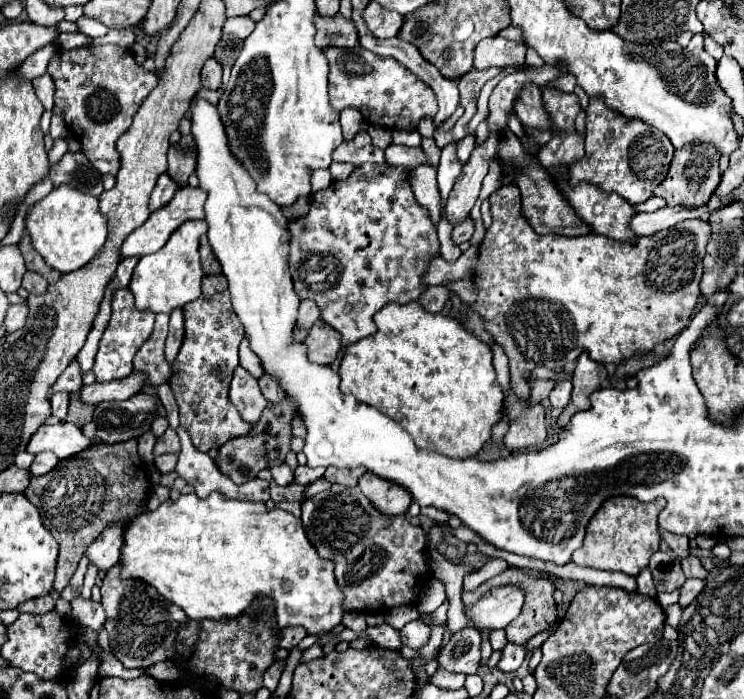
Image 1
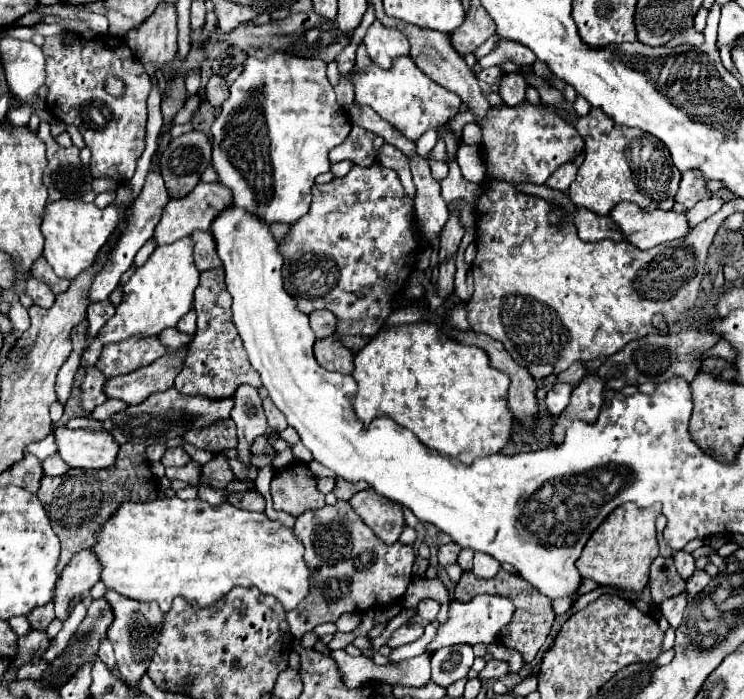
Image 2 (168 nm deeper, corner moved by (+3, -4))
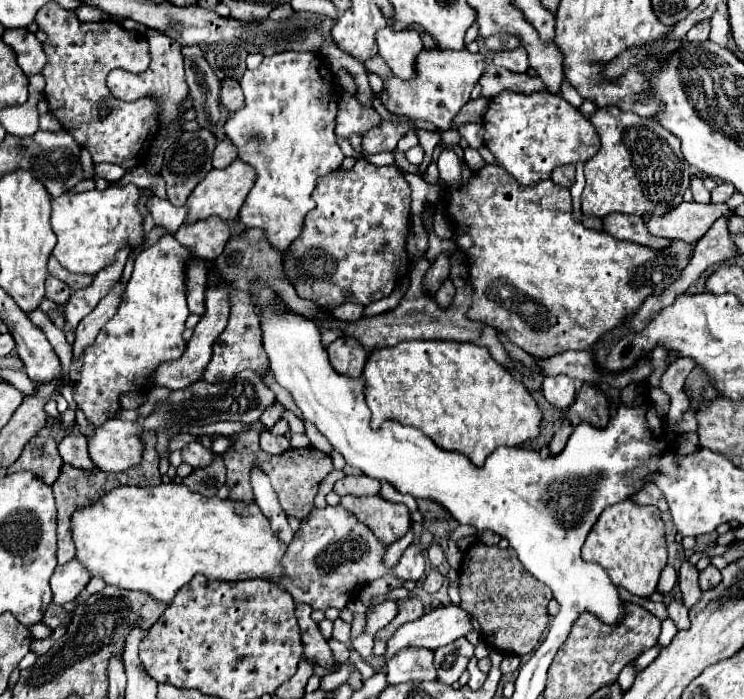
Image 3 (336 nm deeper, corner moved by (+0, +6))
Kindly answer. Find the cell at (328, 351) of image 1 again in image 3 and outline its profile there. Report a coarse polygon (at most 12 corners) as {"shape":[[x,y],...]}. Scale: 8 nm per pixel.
{"shape":[[338,337],[326,351],[332,367],[362,375],[368,353],[358,341]]}

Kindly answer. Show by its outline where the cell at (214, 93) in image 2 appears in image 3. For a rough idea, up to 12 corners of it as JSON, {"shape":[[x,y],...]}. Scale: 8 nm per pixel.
{"shape":[[236,79],[222,81],[220,101],[234,113],[244,105]]}

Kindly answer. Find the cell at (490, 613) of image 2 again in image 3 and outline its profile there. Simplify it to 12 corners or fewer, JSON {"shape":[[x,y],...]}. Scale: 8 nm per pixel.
{"shape":[[458,605],[436,607],[388,639],[384,663],[408,647],[434,651],[472,629]]}

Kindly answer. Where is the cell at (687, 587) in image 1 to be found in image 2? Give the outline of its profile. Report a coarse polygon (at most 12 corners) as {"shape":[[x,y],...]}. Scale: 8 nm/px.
{"shape":[[687,593],[661,603],[671,627],[679,627]]}

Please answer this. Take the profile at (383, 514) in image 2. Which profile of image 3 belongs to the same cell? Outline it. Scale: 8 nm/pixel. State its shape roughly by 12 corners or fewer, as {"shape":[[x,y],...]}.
{"shape":[[340,497],[340,505],[390,545],[410,529],[402,503]]}

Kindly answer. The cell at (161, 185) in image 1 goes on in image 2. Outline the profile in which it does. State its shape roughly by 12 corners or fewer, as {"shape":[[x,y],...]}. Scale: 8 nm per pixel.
{"shape":[[159,173],[143,191],[107,265],[93,279],[93,303],[107,299],[135,253],[151,239],[169,193]]}

